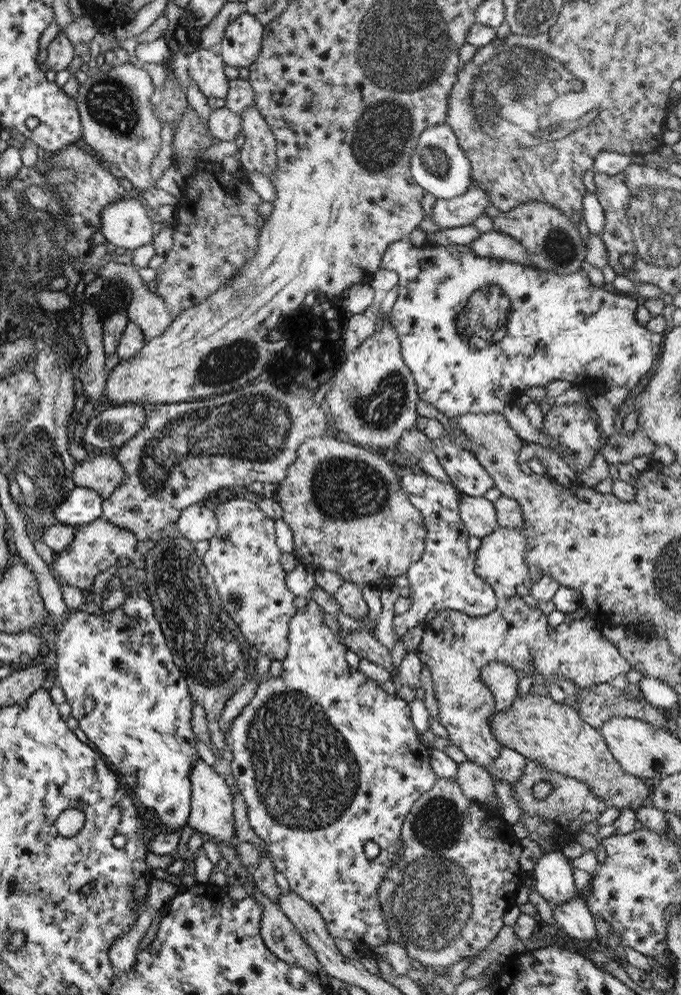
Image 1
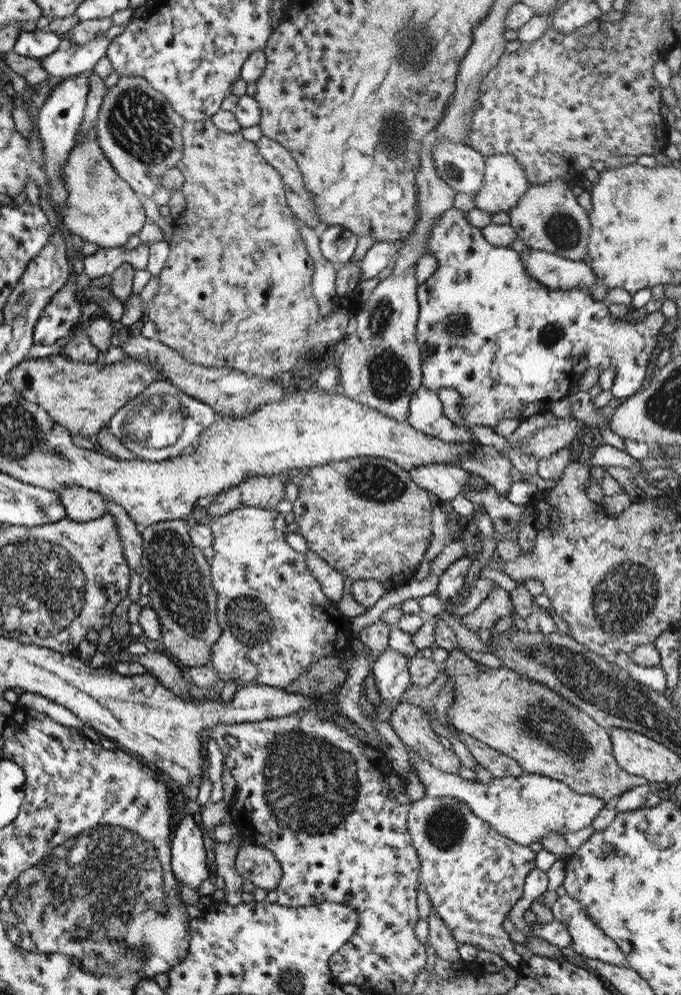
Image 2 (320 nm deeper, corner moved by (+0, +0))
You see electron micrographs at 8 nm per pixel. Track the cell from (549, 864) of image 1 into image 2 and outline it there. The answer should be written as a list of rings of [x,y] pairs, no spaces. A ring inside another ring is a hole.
[[[564,894],[550,906],[553,921],[565,925],[572,940],[572,955],[579,958],[594,958],[613,966],[628,966],[621,949],[603,934],[599,927],[592,924],[579,901]]]

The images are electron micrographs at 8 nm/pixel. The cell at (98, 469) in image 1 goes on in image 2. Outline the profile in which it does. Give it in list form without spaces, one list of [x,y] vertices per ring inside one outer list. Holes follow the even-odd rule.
[[[82,486],[60,488],[58,499],[63,505],[65,516],[75,522],[89,522],[106,512],[105,502],[100,494]]]

